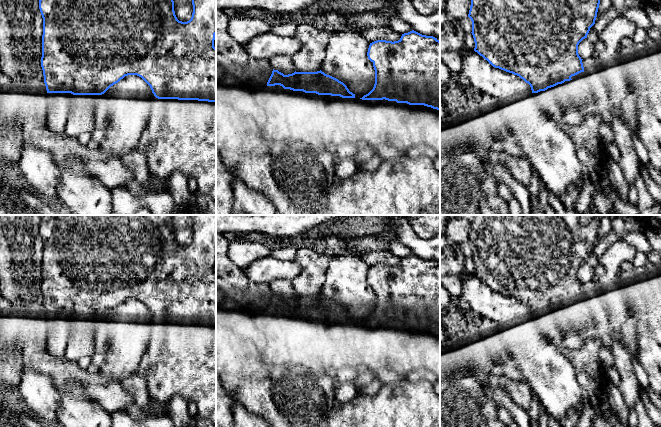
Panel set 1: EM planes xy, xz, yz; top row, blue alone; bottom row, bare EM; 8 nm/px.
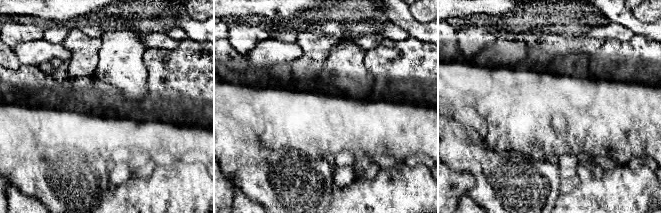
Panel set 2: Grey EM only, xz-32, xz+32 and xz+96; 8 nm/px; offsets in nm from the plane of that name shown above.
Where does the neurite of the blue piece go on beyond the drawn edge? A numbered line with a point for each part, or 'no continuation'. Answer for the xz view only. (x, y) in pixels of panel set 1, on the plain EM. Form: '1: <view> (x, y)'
no continuation

